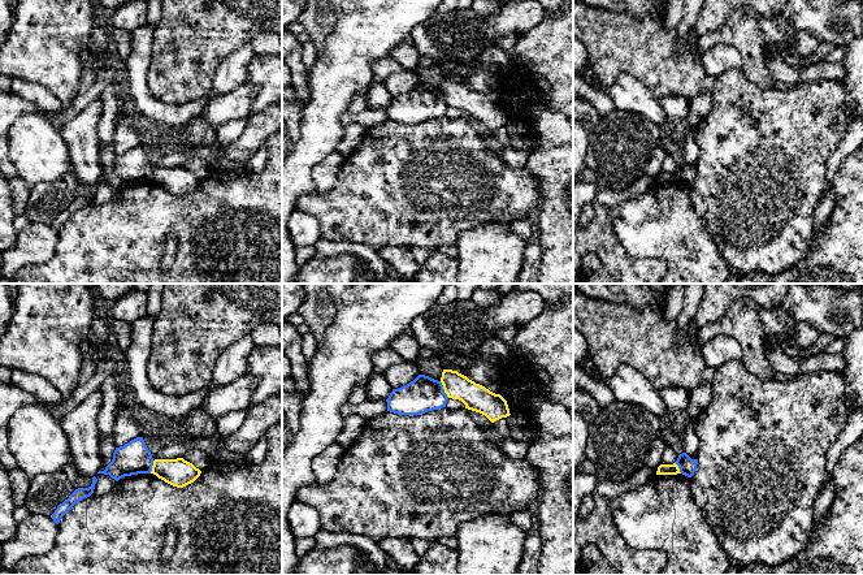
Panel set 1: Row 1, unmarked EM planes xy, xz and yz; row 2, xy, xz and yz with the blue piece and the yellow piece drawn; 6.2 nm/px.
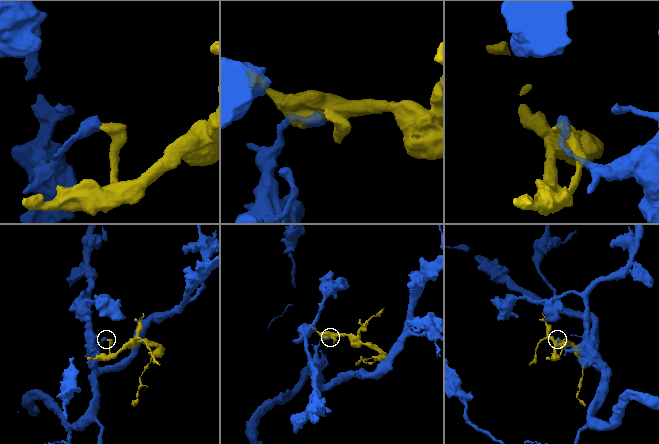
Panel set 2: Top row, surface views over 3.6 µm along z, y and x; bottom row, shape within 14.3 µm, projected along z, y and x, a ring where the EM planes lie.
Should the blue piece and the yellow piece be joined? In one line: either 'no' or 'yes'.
no

